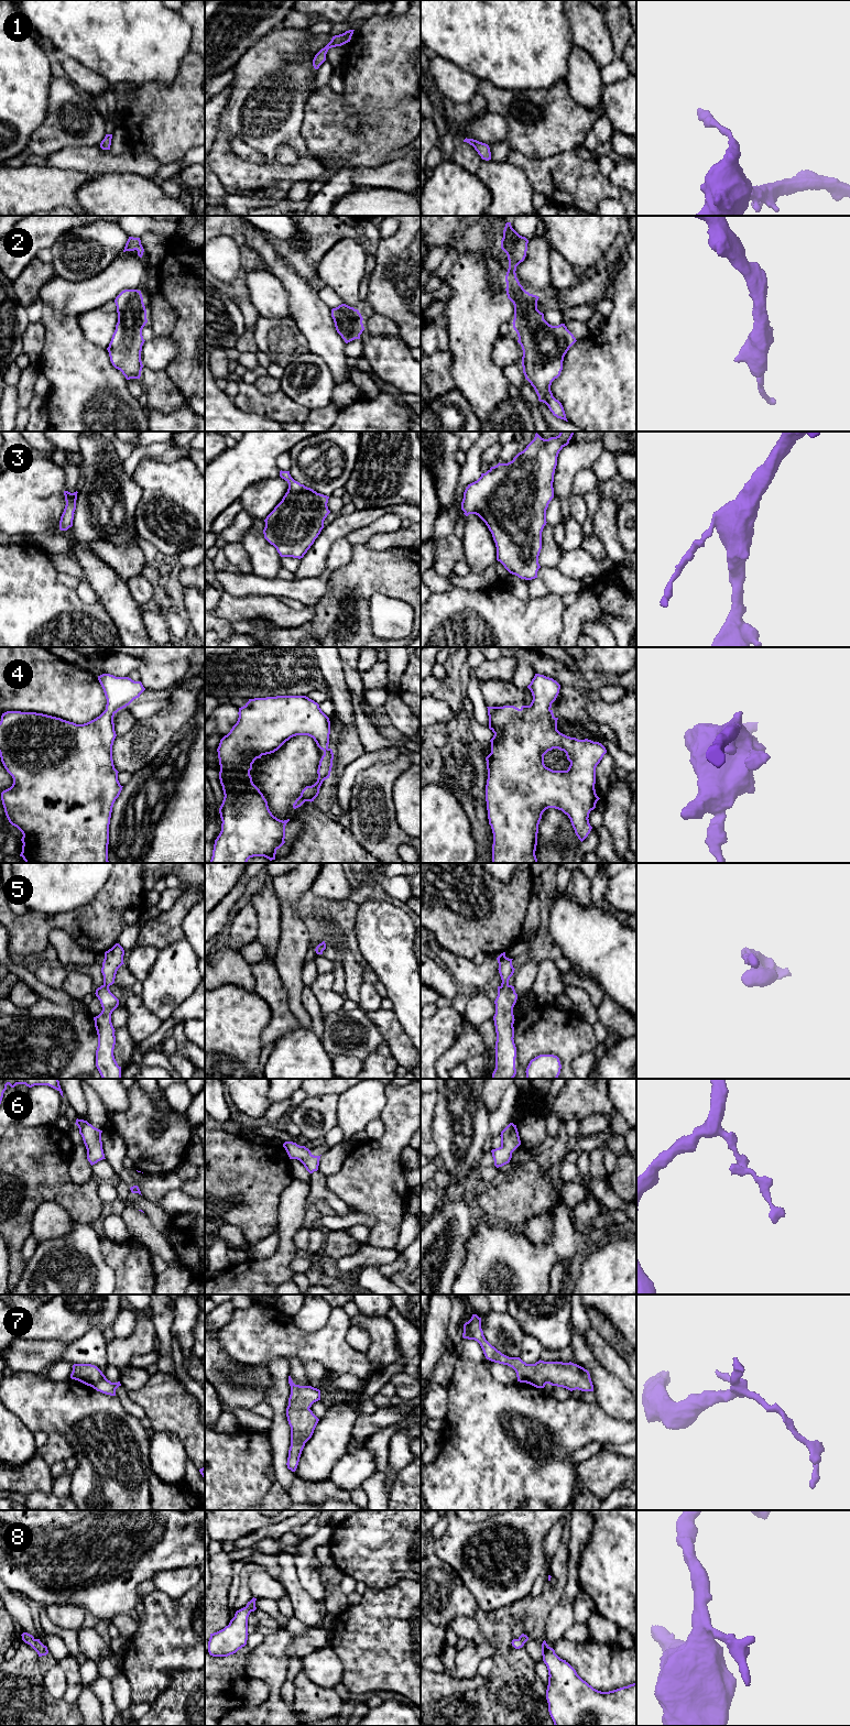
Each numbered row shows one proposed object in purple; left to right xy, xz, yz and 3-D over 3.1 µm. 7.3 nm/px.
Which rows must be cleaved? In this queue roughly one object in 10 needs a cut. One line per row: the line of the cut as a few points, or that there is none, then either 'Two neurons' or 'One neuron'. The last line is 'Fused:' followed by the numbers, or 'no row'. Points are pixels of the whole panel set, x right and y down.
1: No split. One neuron
2: No split. One neuron
3: No split. One neuron
4: No split. One neuron
5: No split. One neuron
6: No split. One neuron
7: No split. One neuron
8: No split. One neuron
Fused: no row

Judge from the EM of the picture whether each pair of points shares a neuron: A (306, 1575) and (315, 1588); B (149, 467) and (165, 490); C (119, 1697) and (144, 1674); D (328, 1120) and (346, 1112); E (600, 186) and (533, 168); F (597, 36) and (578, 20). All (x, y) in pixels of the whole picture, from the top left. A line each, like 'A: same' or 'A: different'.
A: same
B: same
C: different
D: different
E: same
F: same

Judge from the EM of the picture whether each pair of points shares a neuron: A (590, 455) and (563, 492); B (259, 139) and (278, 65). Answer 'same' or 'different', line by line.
A: same
B: same

